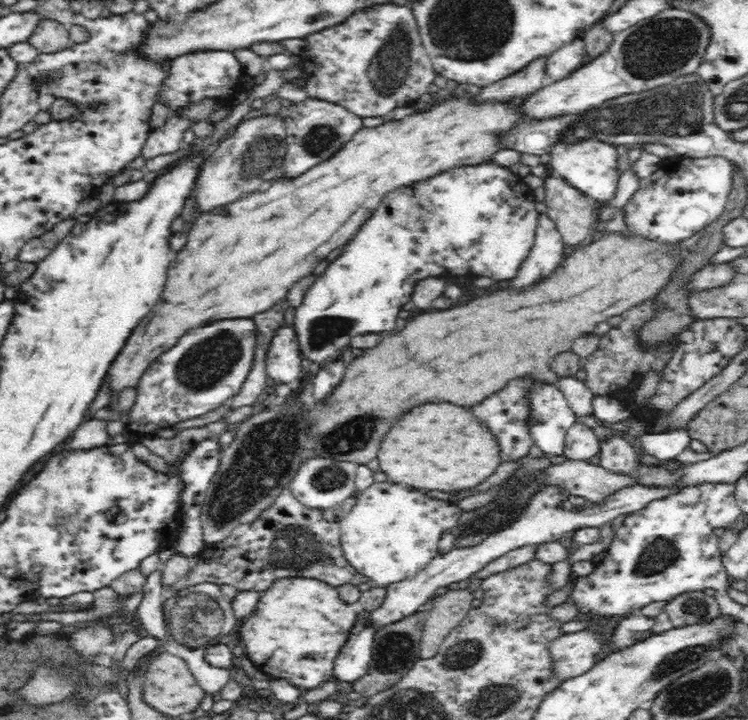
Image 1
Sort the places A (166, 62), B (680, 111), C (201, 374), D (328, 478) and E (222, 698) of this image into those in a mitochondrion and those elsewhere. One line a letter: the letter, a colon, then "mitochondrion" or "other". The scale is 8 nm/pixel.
A: other
B: mitochondrion
C: mitochondrion
D: mitochondrion
E: other

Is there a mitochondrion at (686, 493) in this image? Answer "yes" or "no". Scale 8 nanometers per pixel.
no

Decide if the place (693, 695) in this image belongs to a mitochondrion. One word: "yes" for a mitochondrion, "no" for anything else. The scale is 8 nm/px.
yes

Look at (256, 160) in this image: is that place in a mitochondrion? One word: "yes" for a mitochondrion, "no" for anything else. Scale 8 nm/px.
yes

